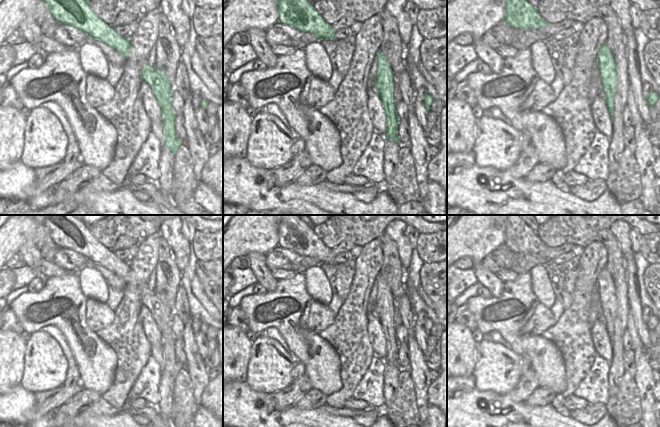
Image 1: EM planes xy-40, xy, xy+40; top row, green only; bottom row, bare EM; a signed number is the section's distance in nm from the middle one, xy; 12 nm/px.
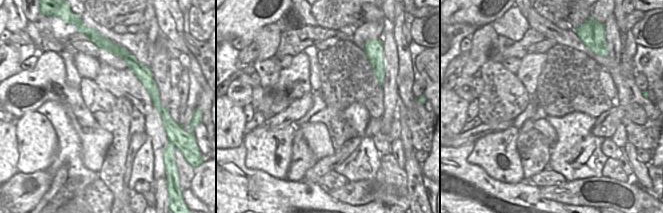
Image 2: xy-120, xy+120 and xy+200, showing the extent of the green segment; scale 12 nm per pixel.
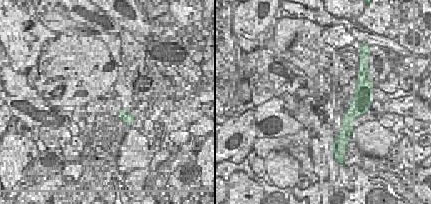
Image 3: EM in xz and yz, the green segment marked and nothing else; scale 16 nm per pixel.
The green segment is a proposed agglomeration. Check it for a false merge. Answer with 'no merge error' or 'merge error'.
merge error

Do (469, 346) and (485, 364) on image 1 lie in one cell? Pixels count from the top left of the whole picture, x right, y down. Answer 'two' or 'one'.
two

